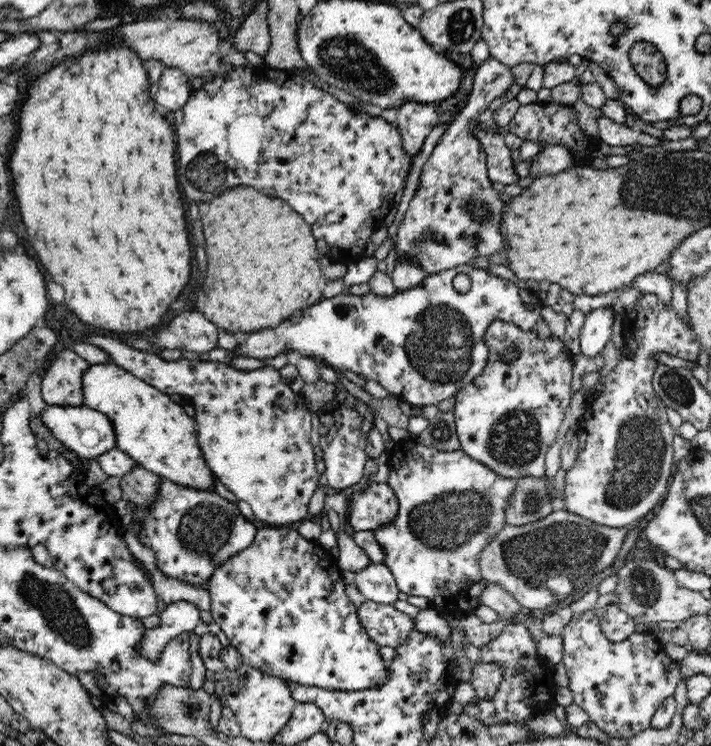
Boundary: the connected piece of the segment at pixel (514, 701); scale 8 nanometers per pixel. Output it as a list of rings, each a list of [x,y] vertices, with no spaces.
[[[523,618],[509,621],[502,632],[483,647],[480,647],[482,663],[498,663],[502,667],[502,682],[490,700],[474,698],[470,704],[464,707],[464,713],[476,721],[480,721],[486,727],[522,723],[531,717],[536,717],[540,712],[553,711],[557,686],[554,683],[554,670],[542,658],[537,644],[532,639],[532,633],[524,625]]]

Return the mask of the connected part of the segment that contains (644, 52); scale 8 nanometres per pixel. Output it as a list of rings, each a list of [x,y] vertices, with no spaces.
[[[635,42],[629,55],[636,73],[650,86],[660,86],[666,80],[667,66],[655,46],[649,42]]]

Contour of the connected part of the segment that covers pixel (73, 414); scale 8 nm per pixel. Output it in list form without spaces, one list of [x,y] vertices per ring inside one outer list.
[[[84,404],[80,406],[48,405],[40,418],[52,435],[60,440],[64,447],[74,452],[79,459],[96,459],[116,447],[116,433],[110,417]]]

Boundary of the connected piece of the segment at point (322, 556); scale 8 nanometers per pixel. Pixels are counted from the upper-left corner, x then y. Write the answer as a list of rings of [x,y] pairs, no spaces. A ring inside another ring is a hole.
[[[270,526],[258,529],[254,542],[250,546],[225,560],[214,571],[214,574],[210,575],[207,588],[210,591],[210,611],[213,621],[225,632],[229,644],[232,647],[236,647],[238,652],[242,654],[243,663],[260,669],[262,672],[272,675],[272,677],[282,678],[282,681],[286,683],[324,688],[326,690],[358,691],[378,689],[386,685],[391,674],[388,666],[386,666],[387,662],[384,662],[382,656],[380,656],[379,644],[370,638],[364,625],[360,622],[357,606],[346,595],[346,591],[344,591],[347,584],[342,578],[343,571],[339,567],[337,557],[326,548],[323,548],[317,540],[311,541],[304,538],[298,531],[289,529],[286,526]]]

